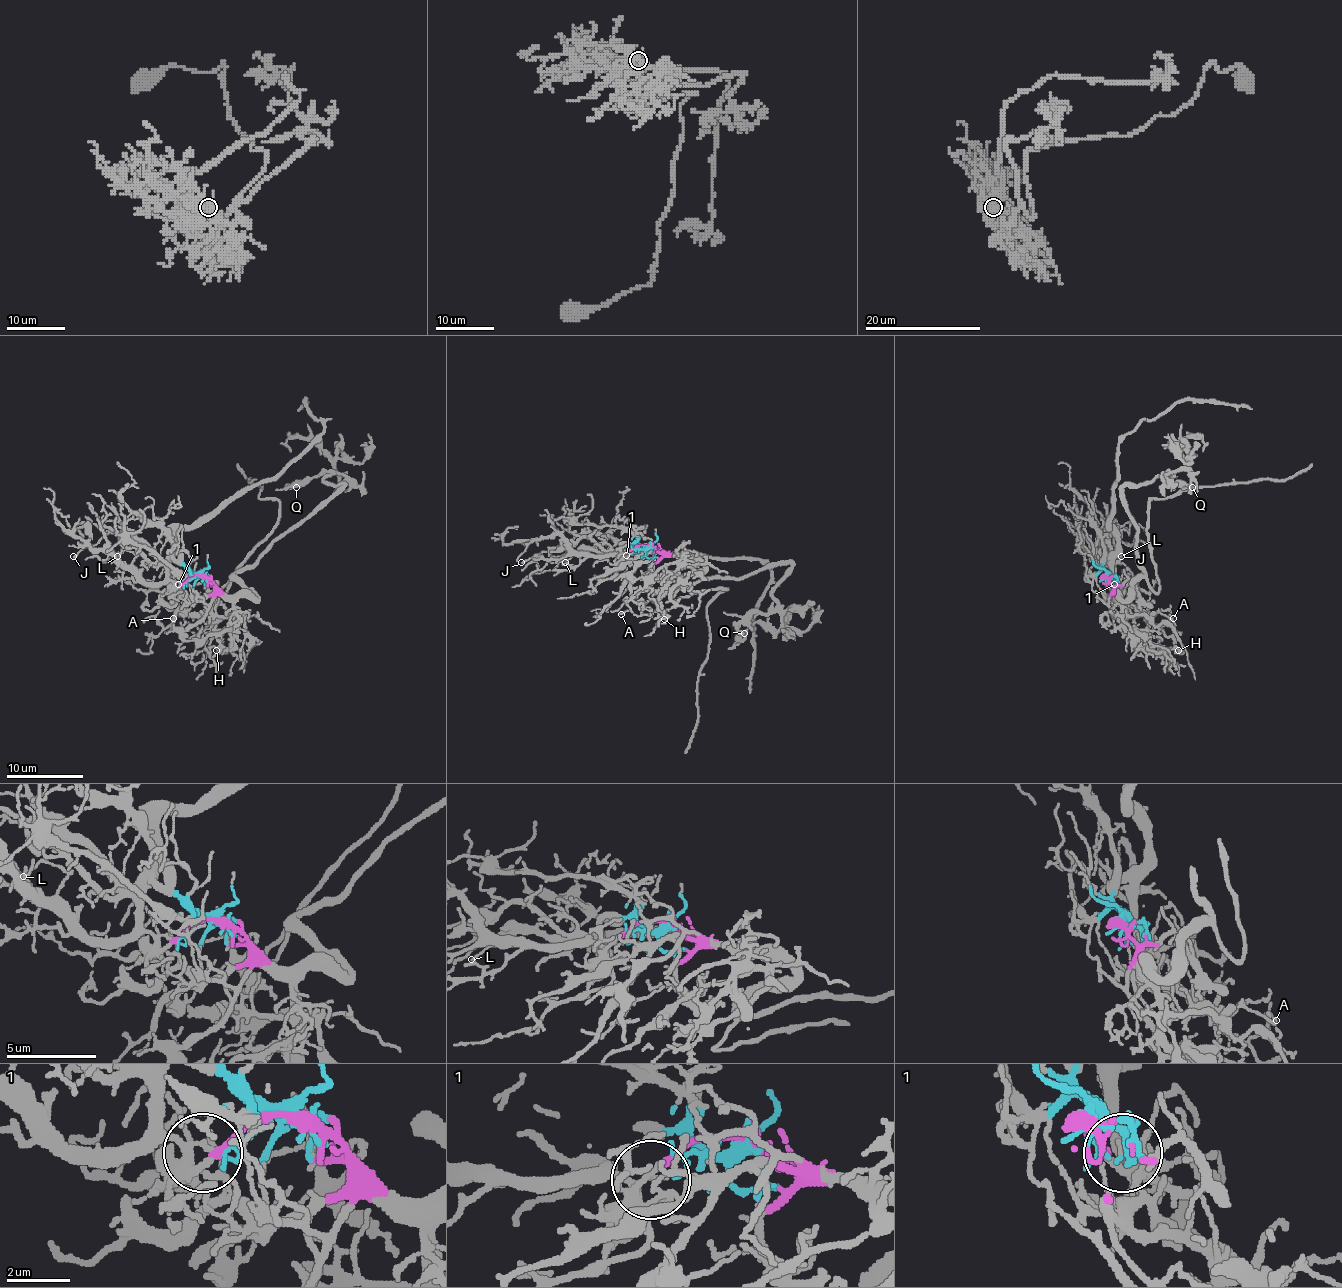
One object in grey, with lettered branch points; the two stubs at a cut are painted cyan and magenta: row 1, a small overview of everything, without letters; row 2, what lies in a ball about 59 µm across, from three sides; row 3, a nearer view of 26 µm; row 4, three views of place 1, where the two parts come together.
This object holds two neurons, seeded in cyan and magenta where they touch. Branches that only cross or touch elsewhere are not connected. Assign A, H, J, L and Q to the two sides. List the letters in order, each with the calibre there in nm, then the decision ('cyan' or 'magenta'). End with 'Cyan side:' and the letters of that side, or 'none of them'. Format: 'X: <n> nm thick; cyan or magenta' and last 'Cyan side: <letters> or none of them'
A: 110 nm thick; magenta
H: 80 nm thick; magenta
J: 130 nm thick; cyan
L: 150 nm thick; cyan
Q: 260 nm thick; magenta
Cyan side: J, L

